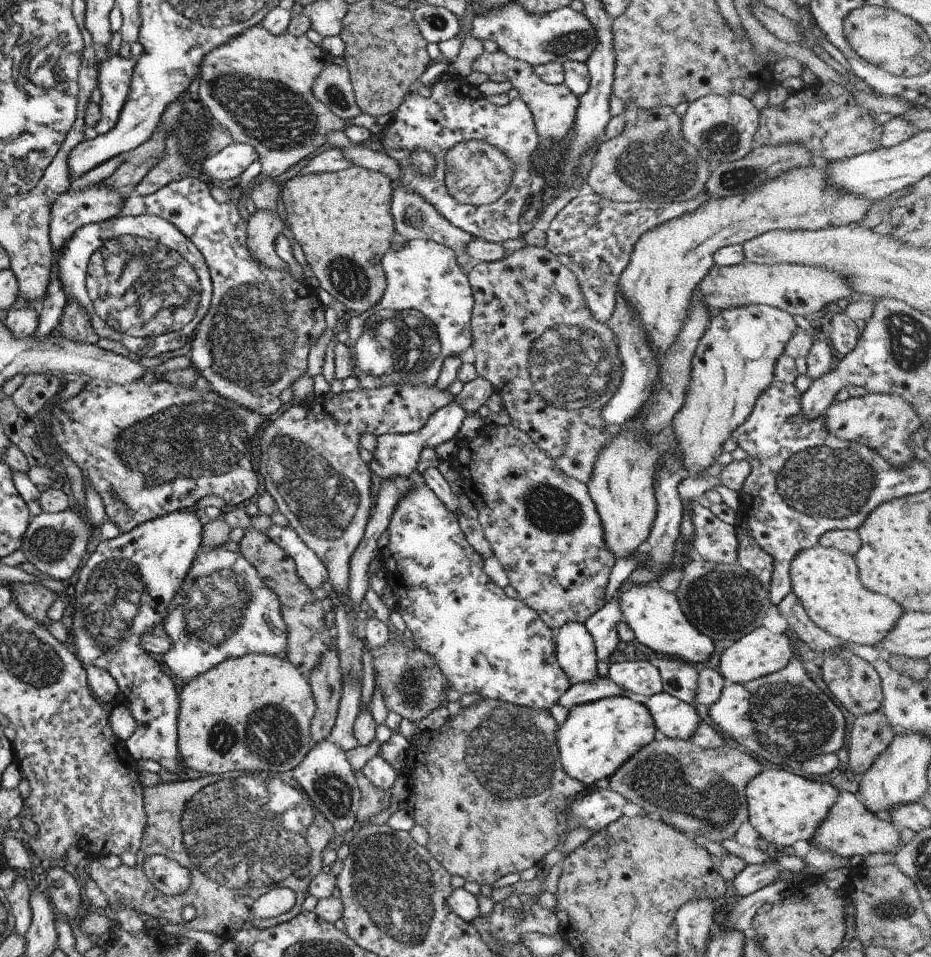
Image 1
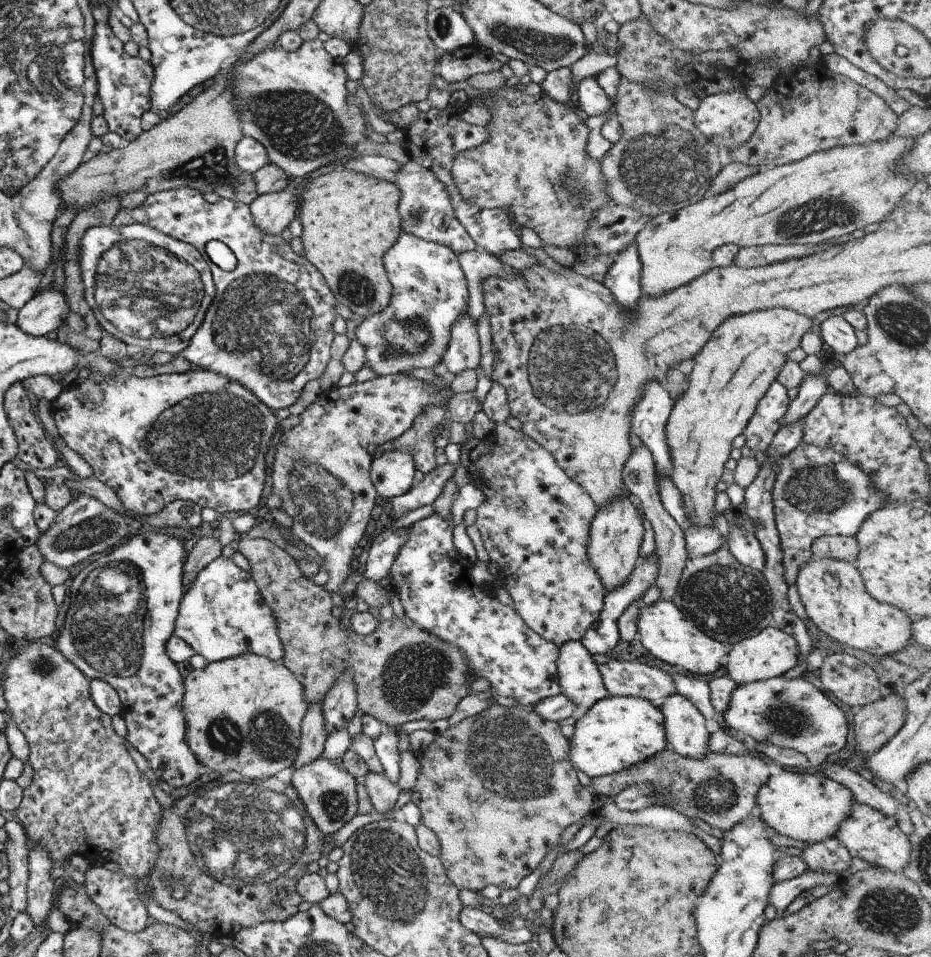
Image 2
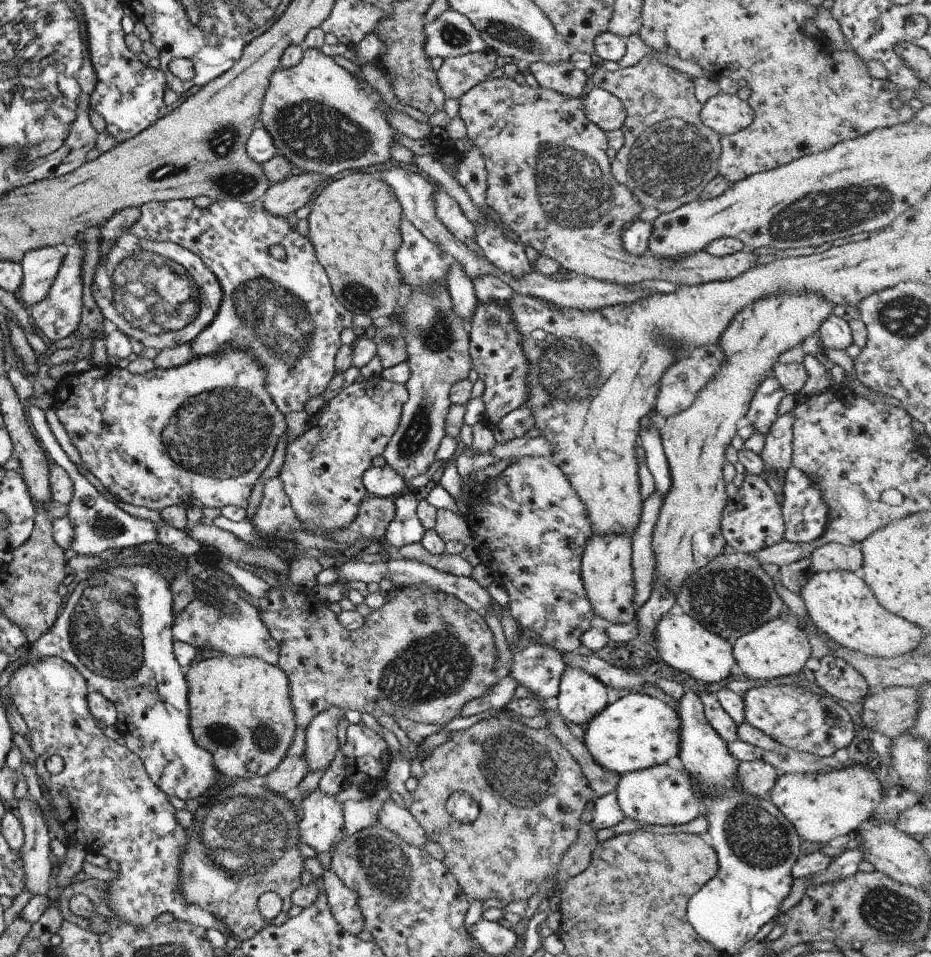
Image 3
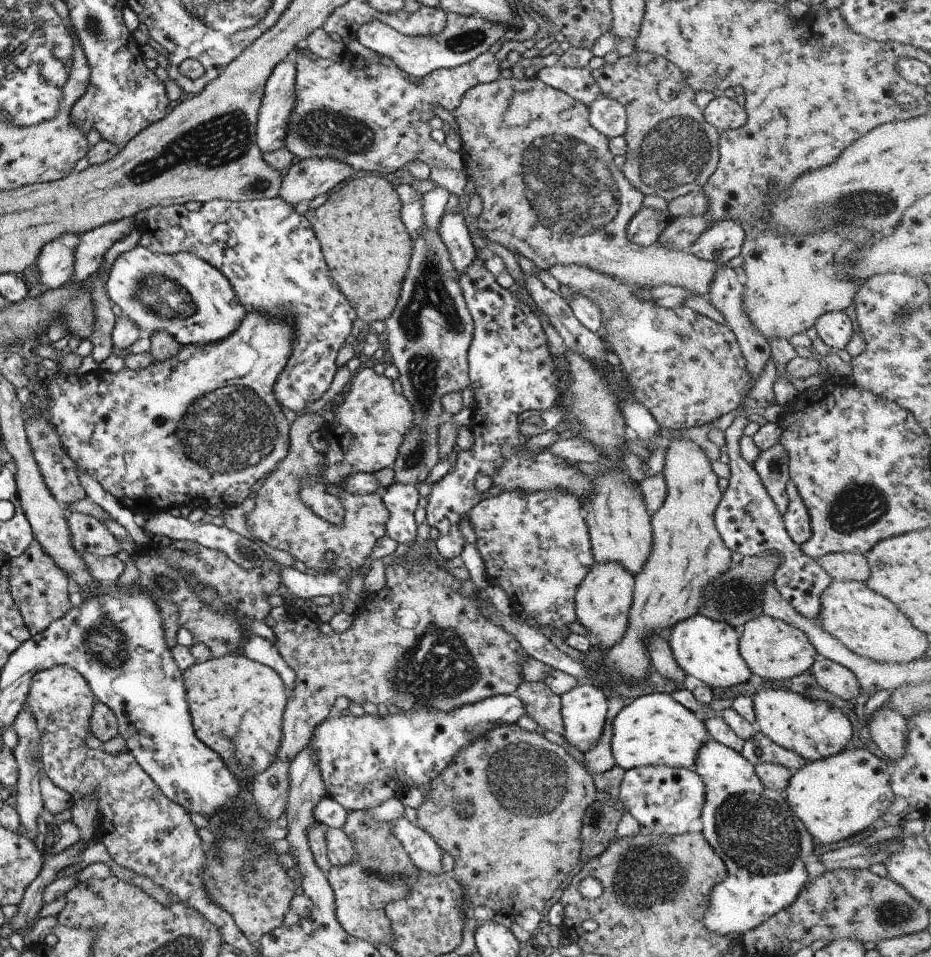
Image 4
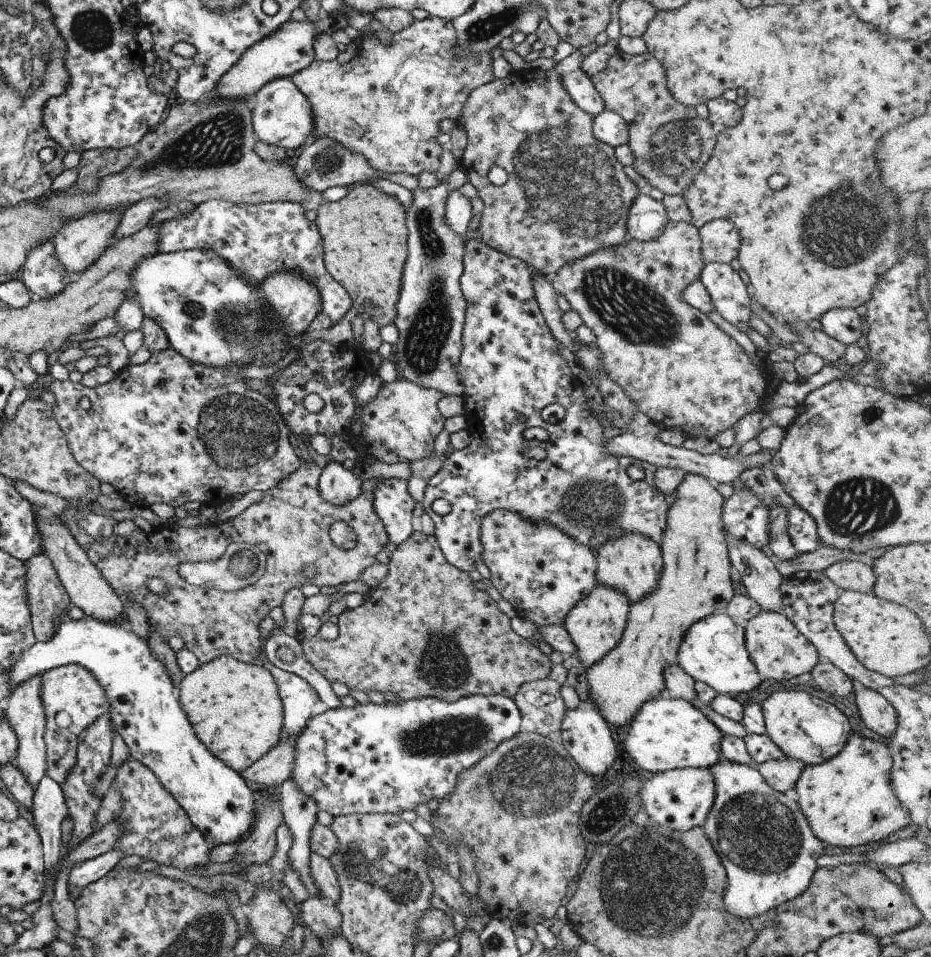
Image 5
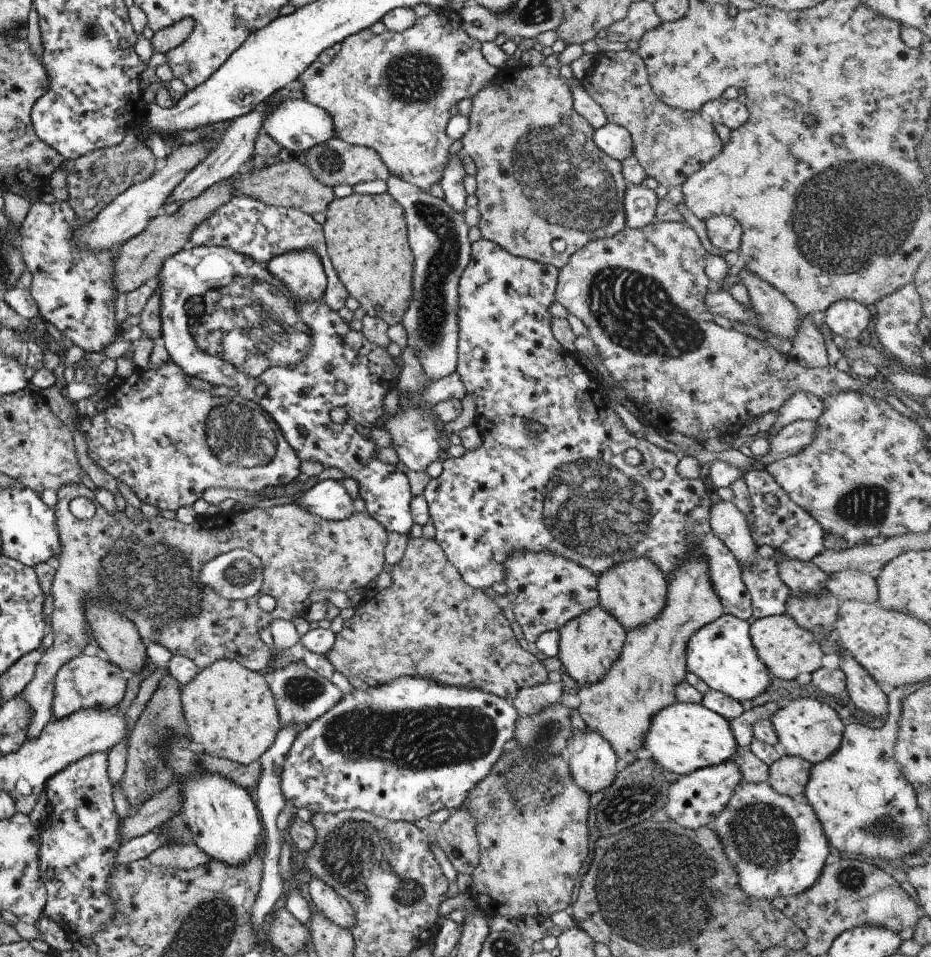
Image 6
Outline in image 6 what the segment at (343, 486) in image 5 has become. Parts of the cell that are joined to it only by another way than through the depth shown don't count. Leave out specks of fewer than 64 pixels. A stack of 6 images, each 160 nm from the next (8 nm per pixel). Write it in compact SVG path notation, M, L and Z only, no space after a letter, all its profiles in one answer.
M331 479L315 483L294 503L311 515L328 521L343 521L354 513L352 500L342 483Z

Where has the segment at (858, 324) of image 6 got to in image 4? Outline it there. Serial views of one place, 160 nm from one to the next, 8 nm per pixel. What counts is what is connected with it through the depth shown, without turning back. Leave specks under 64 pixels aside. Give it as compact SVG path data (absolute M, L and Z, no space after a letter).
M842 311L823 313L815 321L814 327L821 342L834 351L844 348L853 334L851 321Z

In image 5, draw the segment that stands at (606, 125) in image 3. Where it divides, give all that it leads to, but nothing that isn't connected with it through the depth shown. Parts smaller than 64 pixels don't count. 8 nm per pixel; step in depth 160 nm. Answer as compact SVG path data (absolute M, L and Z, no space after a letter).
M603 110L592 117L592 133L599 142L613 148L628 141L626 122L613 111Z

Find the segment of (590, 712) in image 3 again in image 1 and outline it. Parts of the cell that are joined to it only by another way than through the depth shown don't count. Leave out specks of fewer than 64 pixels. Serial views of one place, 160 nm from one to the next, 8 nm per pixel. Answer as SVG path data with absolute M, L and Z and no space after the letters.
M567 622L555 630L555 658L571 683L591 682L597 675L591 634L581 622Z

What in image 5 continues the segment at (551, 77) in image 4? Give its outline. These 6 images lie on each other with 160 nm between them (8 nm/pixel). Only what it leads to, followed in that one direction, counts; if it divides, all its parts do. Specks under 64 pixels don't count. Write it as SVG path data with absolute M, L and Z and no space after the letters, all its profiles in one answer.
M581 70L565 73L560 76L560 79L571 100L583 112L594 117L604 110L604 104L591 84L590 77Z

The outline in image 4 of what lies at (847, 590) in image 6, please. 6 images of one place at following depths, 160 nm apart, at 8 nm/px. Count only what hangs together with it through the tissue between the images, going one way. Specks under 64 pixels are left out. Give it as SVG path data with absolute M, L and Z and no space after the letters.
M829 553L815 559L815 568L823 569L833 581L865 582L870 566L864 555L855 553Z

